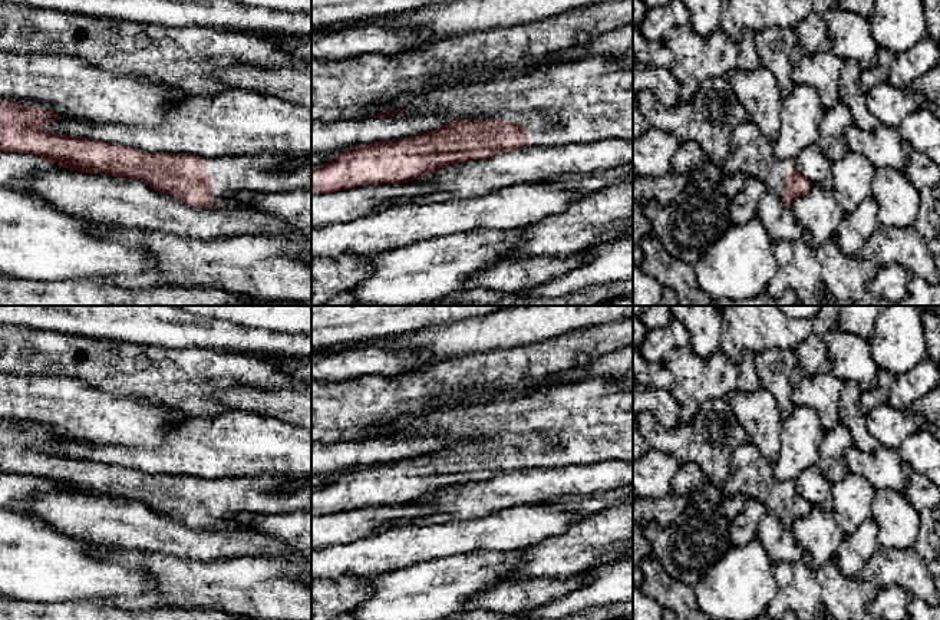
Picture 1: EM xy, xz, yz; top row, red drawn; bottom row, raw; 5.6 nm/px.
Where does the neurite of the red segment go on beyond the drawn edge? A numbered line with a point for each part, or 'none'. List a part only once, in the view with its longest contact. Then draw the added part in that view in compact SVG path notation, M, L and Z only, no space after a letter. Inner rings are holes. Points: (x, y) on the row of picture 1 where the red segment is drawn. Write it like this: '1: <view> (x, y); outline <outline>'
1: xz (584, 101); outline M591 56L485 83L442 86L422 93L399 92L380 103L386 109L399 109L402 116L449 115L466 121L512 121L525 128L530 146L633 141L633 65Z

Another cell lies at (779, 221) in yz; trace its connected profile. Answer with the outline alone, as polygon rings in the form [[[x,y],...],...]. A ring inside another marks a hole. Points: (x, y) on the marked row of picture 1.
[[[766,191],[758,204],[758,217],[774,241],[794,241],[807,237],[792,210],[785,207],[782,199],[771,191]]]

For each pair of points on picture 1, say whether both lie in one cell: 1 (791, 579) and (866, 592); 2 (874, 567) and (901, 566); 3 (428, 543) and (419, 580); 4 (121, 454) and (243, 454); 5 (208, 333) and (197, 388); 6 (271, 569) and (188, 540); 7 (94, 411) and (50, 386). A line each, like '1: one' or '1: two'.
1: one
2: one
3: two
4: one
5: two
6: two
7: one

